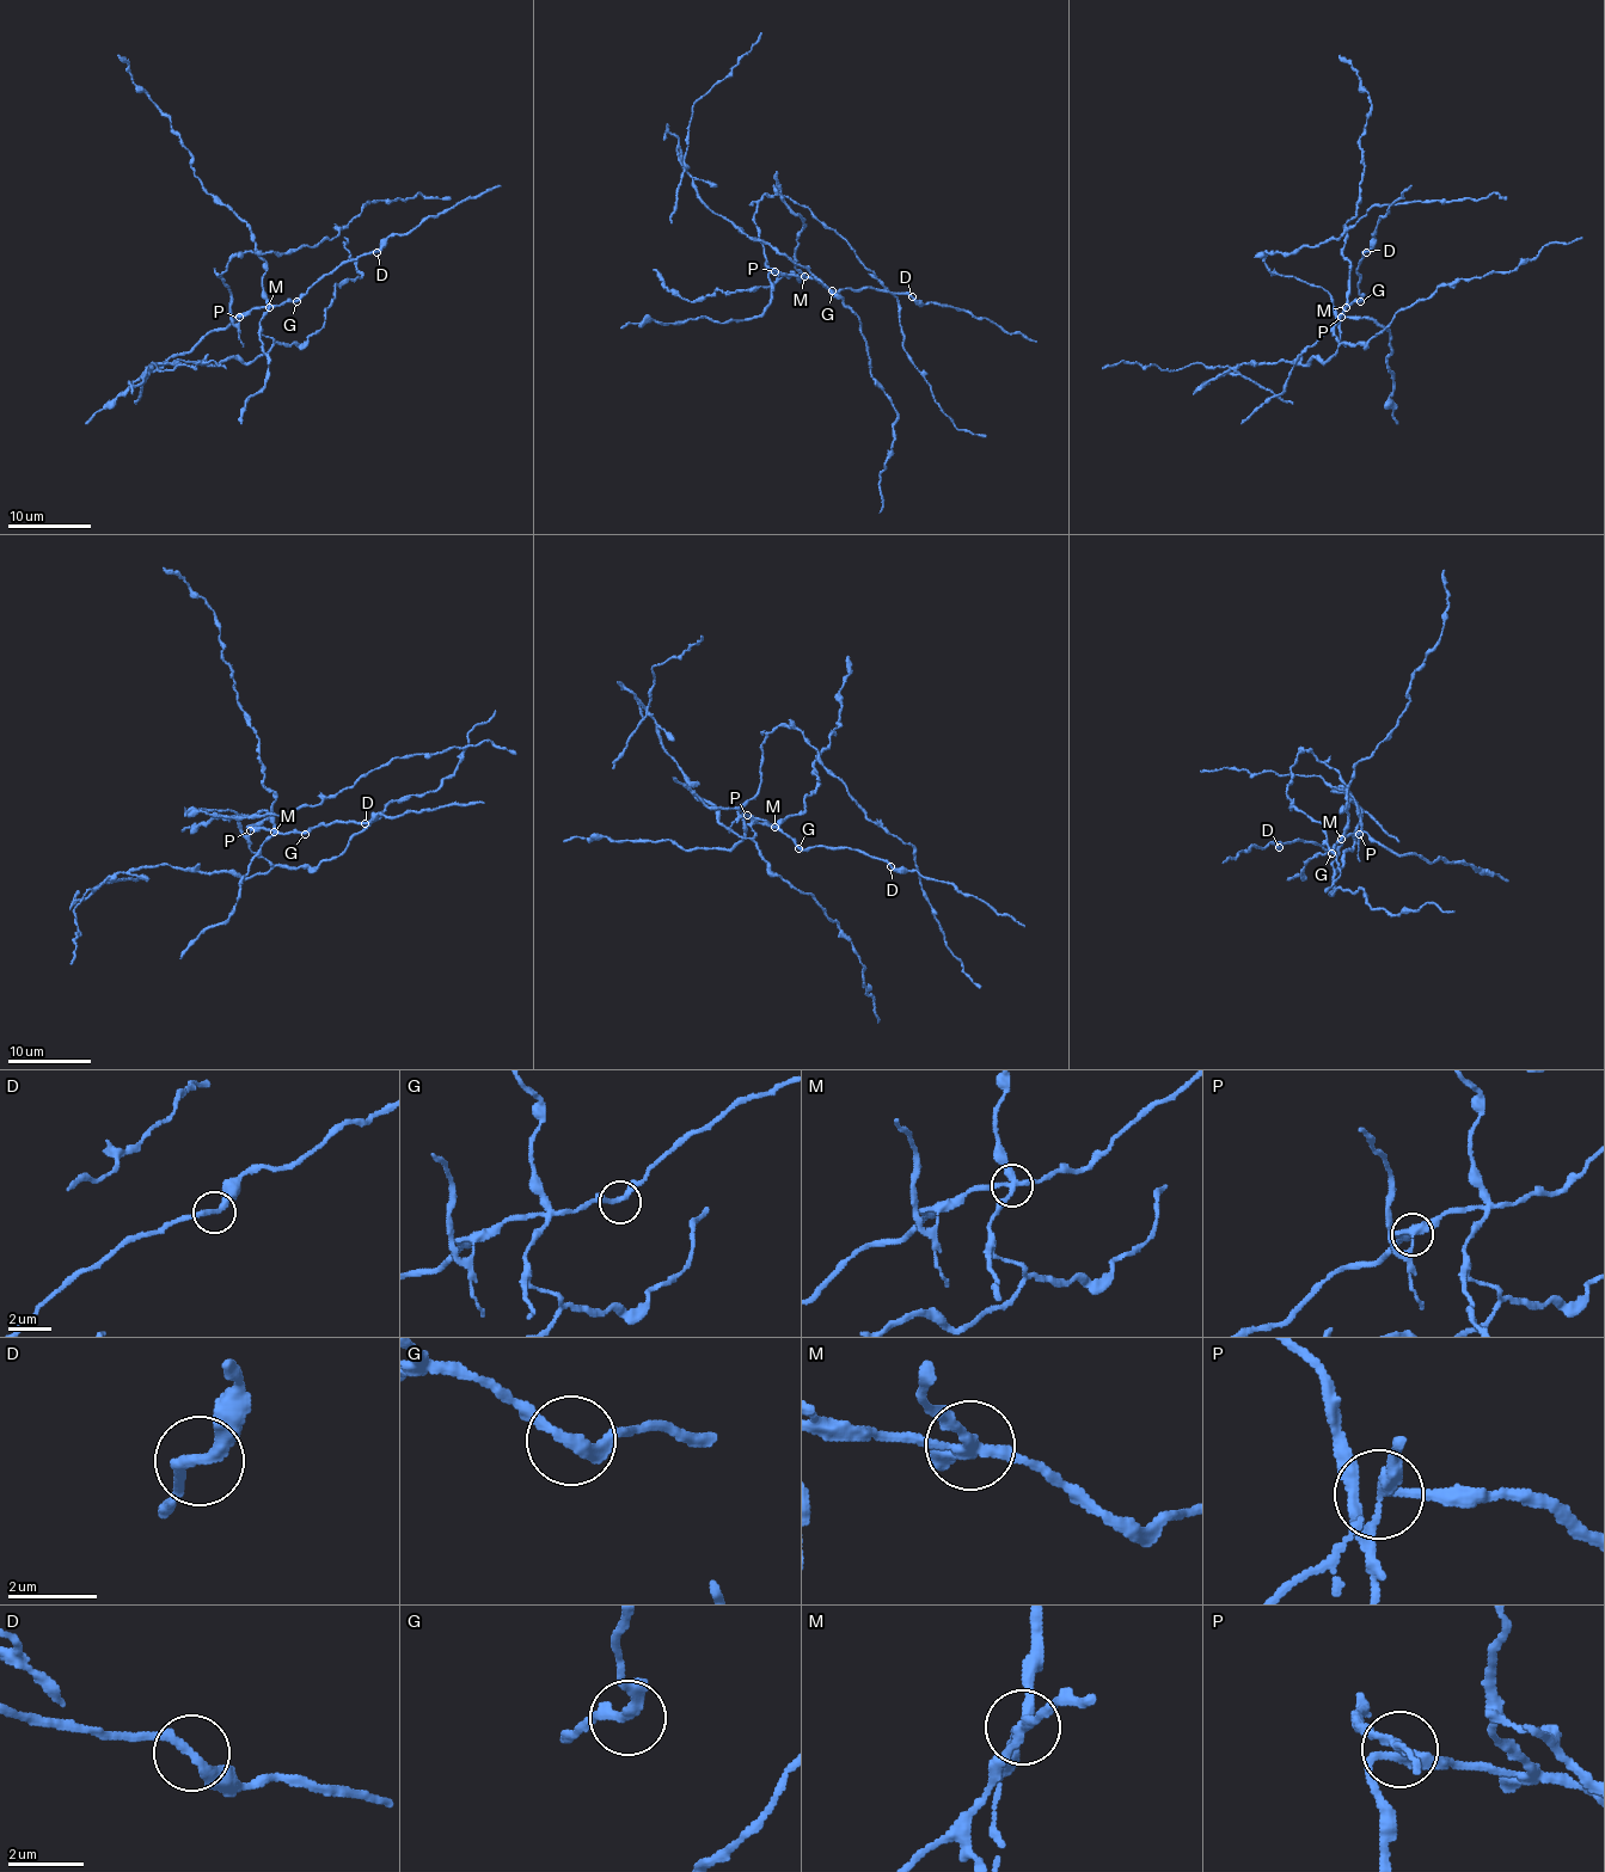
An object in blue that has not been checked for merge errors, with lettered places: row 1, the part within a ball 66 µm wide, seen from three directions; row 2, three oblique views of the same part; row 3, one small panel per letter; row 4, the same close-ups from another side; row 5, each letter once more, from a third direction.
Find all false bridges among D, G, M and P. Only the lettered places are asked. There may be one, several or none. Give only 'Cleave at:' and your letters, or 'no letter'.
Cleave at: M, P

